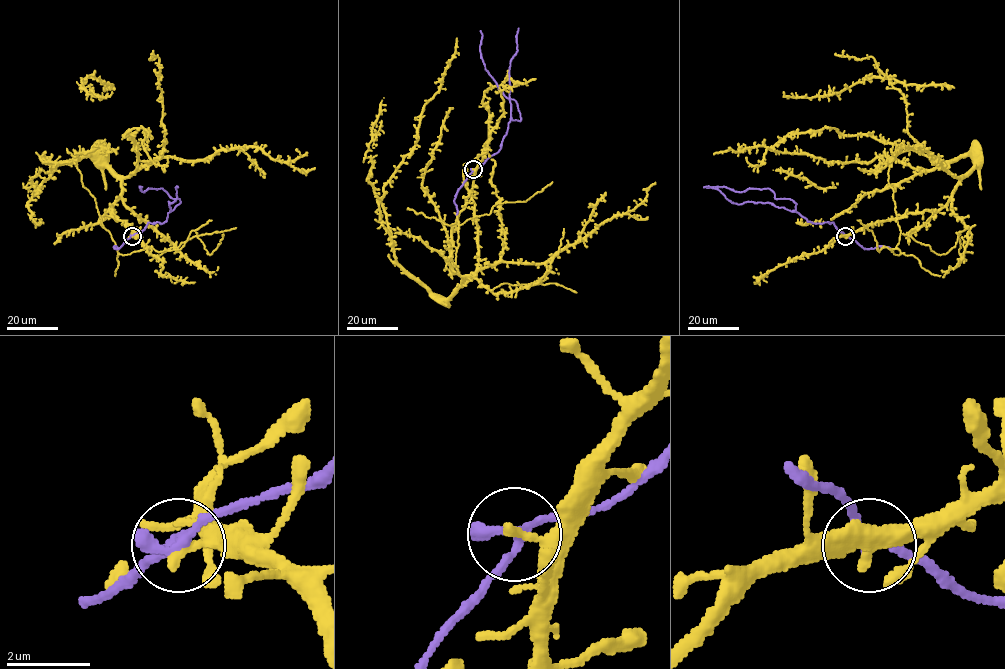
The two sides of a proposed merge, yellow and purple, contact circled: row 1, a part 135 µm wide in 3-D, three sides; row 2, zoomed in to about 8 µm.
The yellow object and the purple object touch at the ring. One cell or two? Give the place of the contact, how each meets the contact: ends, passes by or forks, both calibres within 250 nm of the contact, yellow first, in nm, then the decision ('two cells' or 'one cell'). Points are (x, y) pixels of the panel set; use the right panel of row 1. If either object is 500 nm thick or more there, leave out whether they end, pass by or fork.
at (845, 236); yellow ends there; purple passes by; 260 nm thick on the yellow side, 280 nm on the other; one cell

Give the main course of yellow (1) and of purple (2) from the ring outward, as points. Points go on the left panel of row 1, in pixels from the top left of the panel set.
1: (133, 235), (108, 211), (121, 183), (104, 166), (41, 159), (99, 146), (116, 154)
2: (132, 235), (141, 232), (148, 223), (165, 221), (180, 200), (161, 188), (142, 192), (139, 187)

